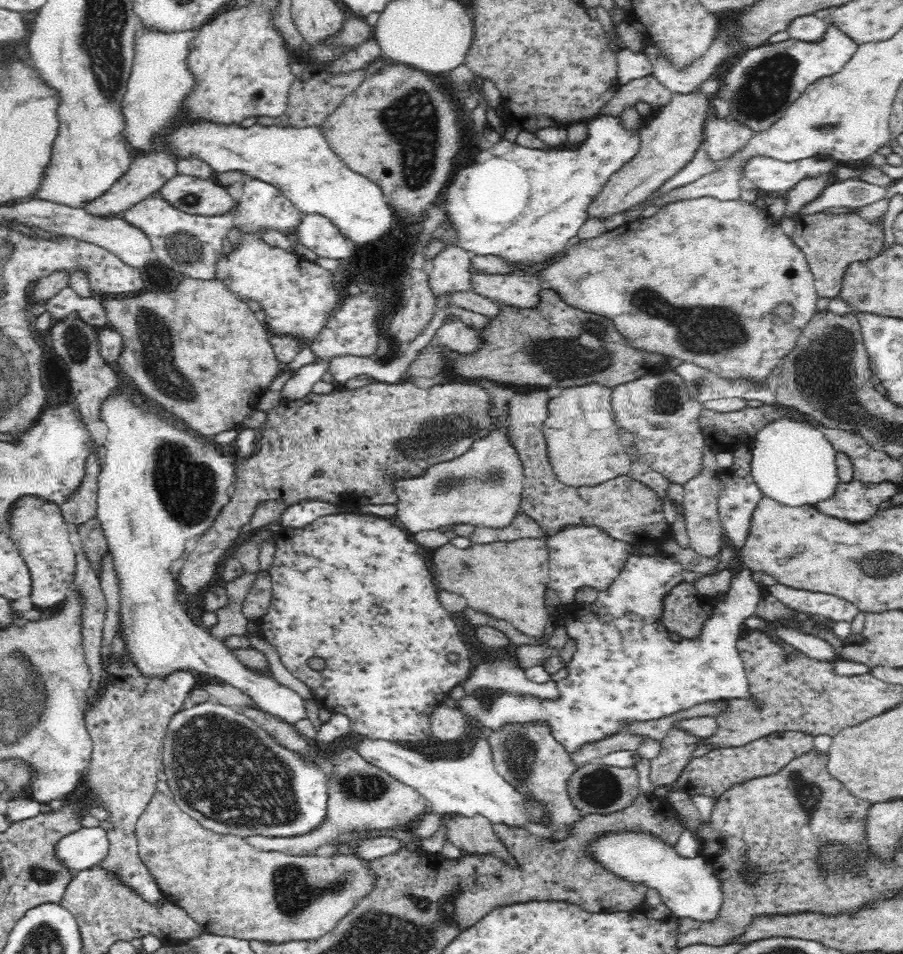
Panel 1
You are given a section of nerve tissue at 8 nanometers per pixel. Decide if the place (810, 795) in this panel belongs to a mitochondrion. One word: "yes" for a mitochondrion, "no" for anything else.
yes

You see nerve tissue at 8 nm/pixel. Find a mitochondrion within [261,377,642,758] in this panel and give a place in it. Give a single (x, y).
(435, 436)

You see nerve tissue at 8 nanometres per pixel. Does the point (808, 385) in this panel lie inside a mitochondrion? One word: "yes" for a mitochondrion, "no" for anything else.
yes

